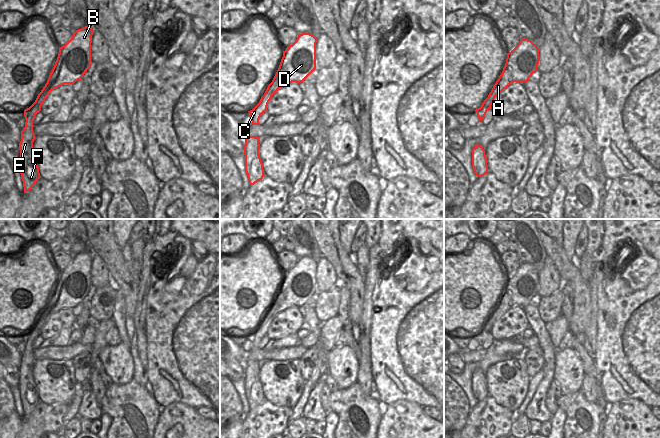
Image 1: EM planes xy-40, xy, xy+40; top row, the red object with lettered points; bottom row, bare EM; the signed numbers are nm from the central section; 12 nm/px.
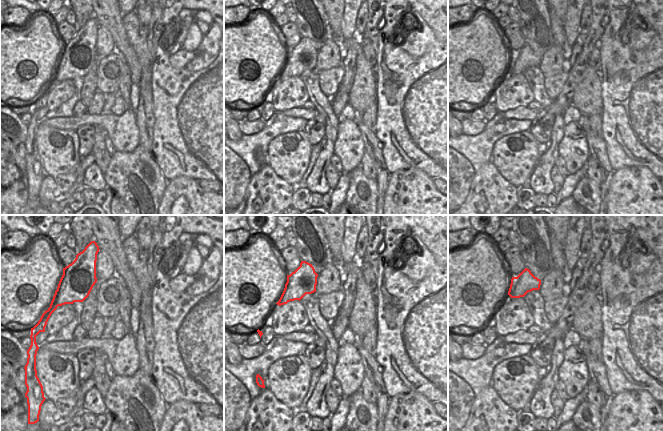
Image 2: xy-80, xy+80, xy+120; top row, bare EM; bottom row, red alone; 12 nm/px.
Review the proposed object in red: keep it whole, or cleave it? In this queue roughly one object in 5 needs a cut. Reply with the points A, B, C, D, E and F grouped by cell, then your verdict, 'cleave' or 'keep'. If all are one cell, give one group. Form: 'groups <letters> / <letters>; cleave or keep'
groups A B C D E F; keep

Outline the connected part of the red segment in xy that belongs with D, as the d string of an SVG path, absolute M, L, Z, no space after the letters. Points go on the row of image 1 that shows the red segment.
M310 33L299 34L296 41L283 51L279 68L259 103L249 112L252 125L259 125L272 96L282 87L303 82L316 69L317 38Z

